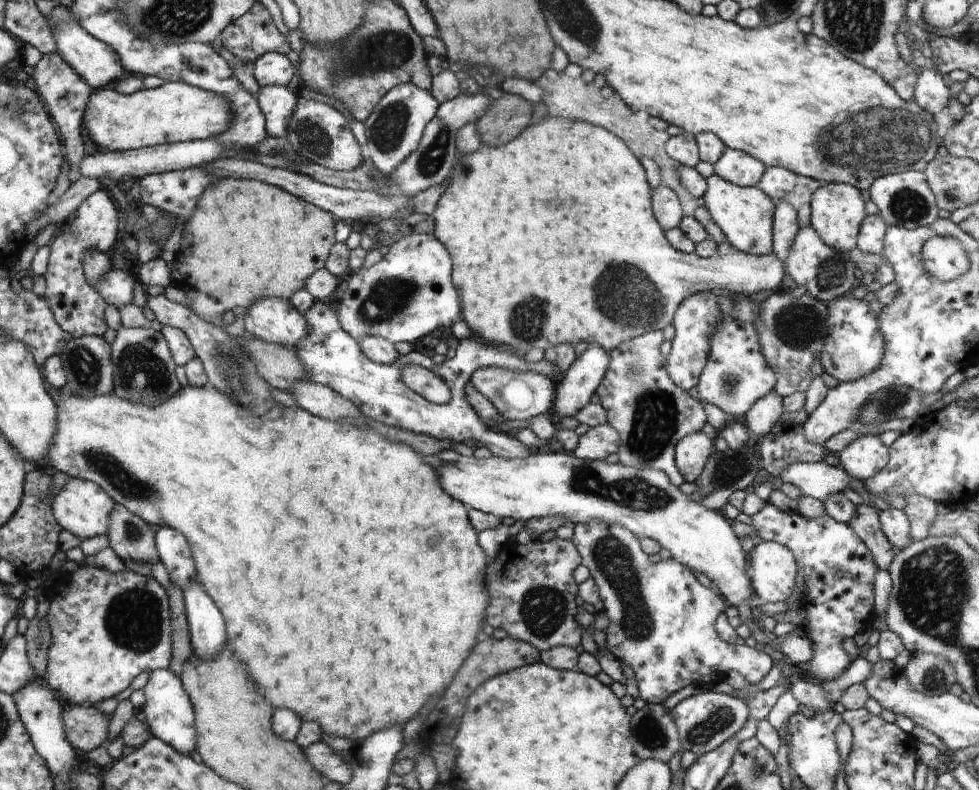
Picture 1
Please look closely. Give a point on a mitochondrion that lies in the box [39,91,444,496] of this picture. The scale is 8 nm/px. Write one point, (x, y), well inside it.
(143, 376)

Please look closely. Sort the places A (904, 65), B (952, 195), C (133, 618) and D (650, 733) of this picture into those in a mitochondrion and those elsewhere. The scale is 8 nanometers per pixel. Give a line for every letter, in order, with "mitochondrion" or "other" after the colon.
A: other
B: mitochondrion
C: mitochondrion
D: mitochondrion

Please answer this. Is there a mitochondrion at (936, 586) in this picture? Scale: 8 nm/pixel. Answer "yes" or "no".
yes

